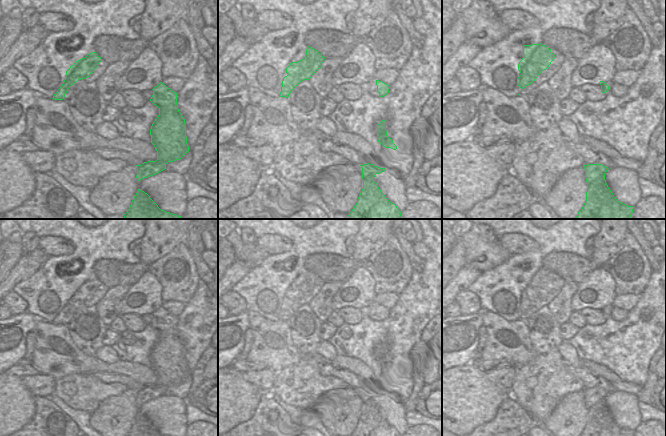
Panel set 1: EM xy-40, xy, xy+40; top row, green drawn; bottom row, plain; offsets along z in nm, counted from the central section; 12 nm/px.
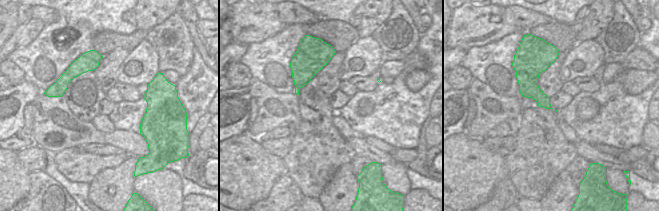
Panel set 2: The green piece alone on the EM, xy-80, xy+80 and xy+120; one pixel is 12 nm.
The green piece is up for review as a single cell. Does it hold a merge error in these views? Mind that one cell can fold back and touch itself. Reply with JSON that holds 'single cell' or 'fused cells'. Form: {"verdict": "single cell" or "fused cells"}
{"verdict": "fused cells"}

